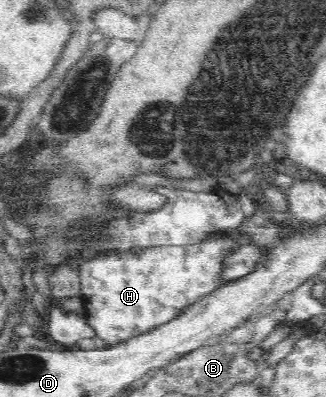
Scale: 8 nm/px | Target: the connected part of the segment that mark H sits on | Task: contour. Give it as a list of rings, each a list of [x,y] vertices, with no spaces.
[[[221,234],[187,246],[109,252],[81,263],[78,270],[85,304],[83,316],[108,346],[149,333],[157,326],[172,322],[189,306],[227,284],[222,278],[223,262],[237,248],[238,244],[228,235]]]

